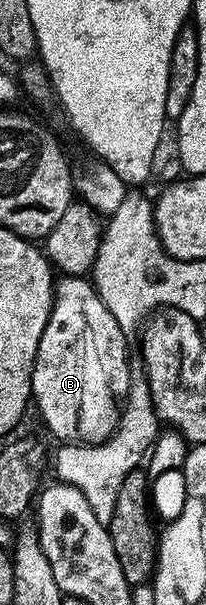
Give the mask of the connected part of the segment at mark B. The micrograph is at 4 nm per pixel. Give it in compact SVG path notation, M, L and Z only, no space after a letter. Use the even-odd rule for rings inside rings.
M63 275L55 284L55 300L51 306L49 313L49 321L45 325L45 333L41 333L41 345L37 349L37 357L33 365L33 373L31 374L31 398L34 406L39 406L39 415L43 418L43 423L56 435L57 438L63 439L64 444L77 443L80 445L90 445L92 443L104 443L116 427L119 426L119 417L121 408L126 400L127 391L131 388L131 380L133 372L131 372L131 363L127 360L127 339L128 332L121 329L121 325L117 325L117 317L113 317L113 313L109 313L109 309L105 305L105 301L101 301L101 297L95 292L95 284L90 278L82 275Z

